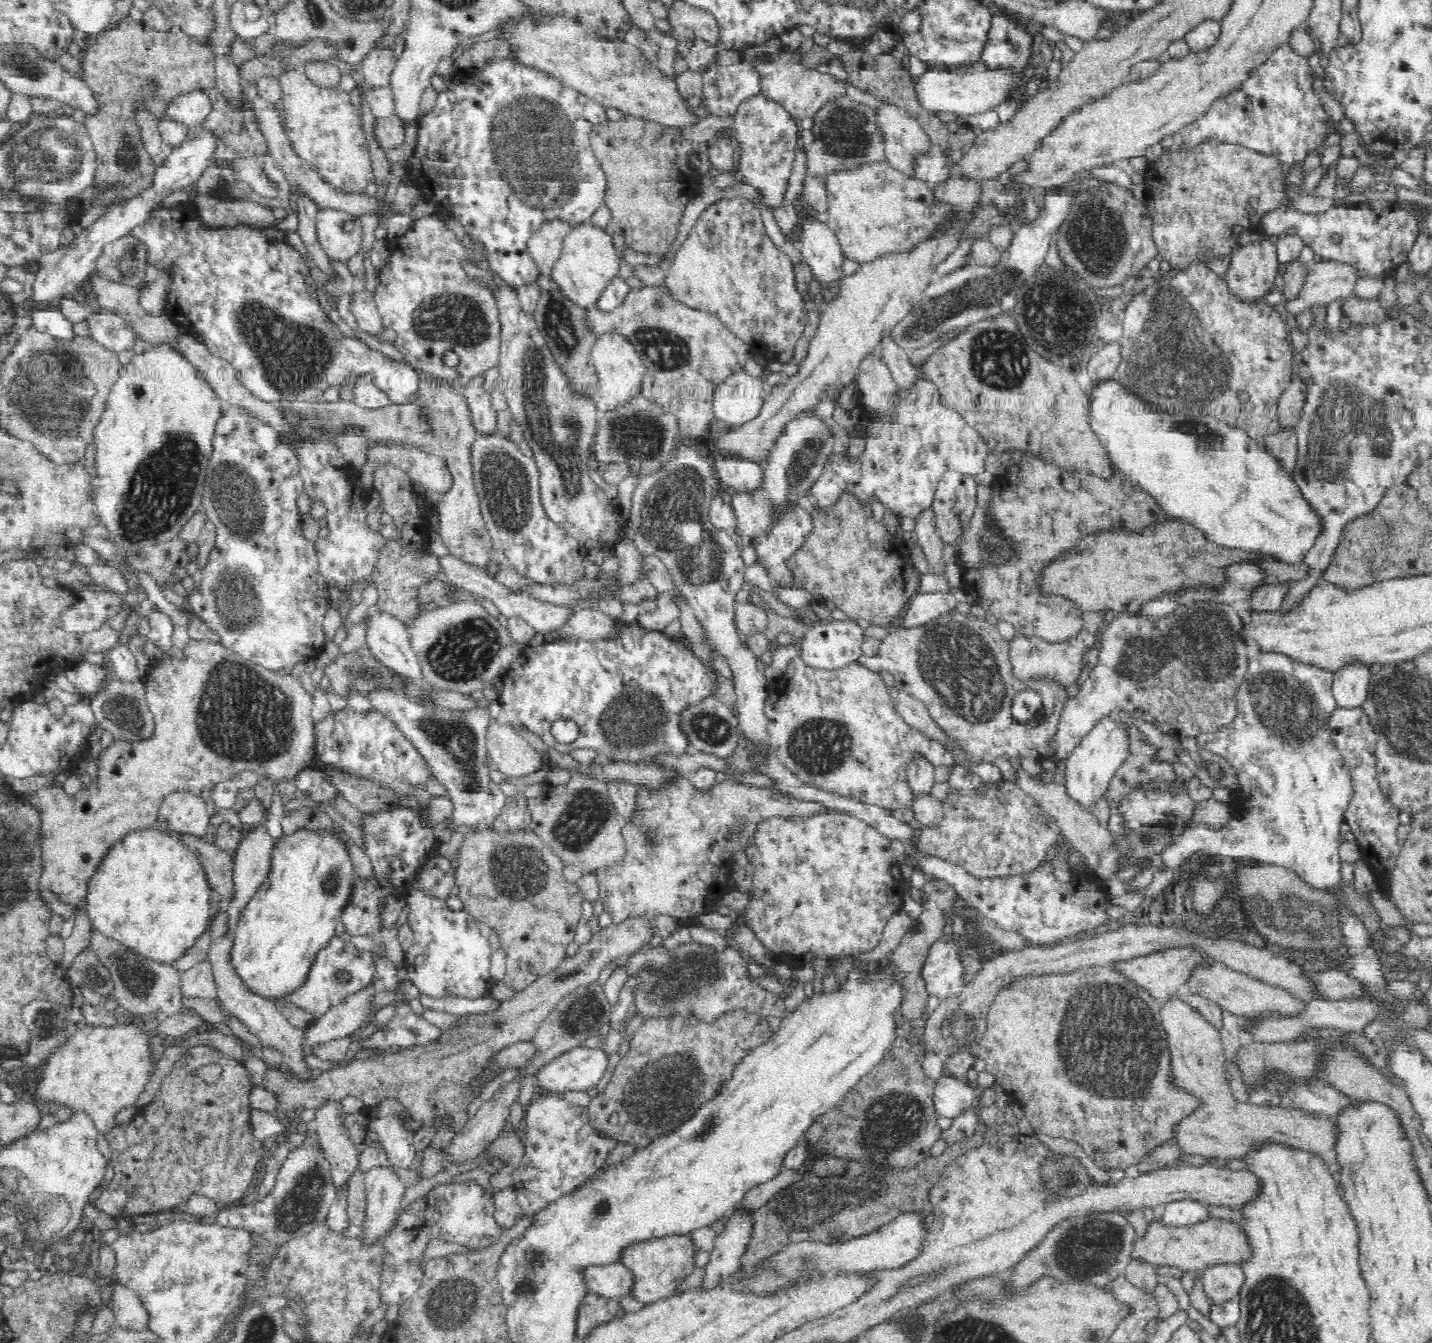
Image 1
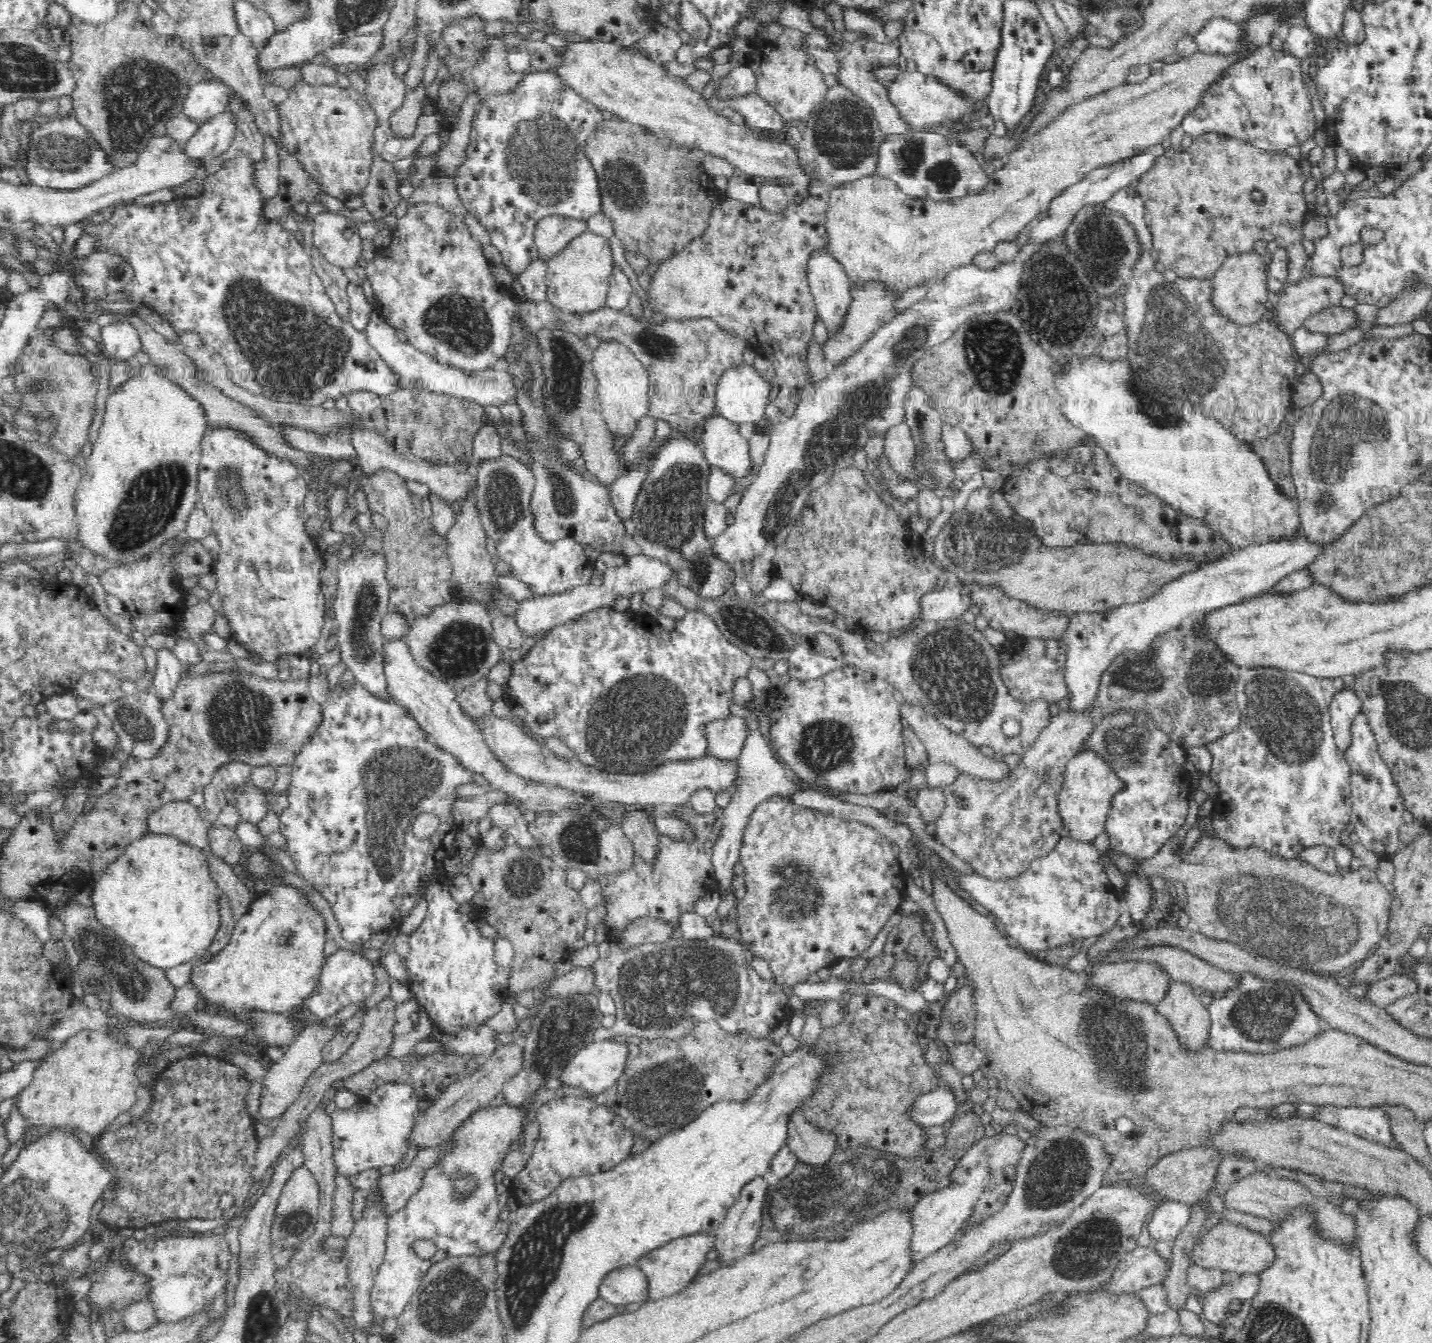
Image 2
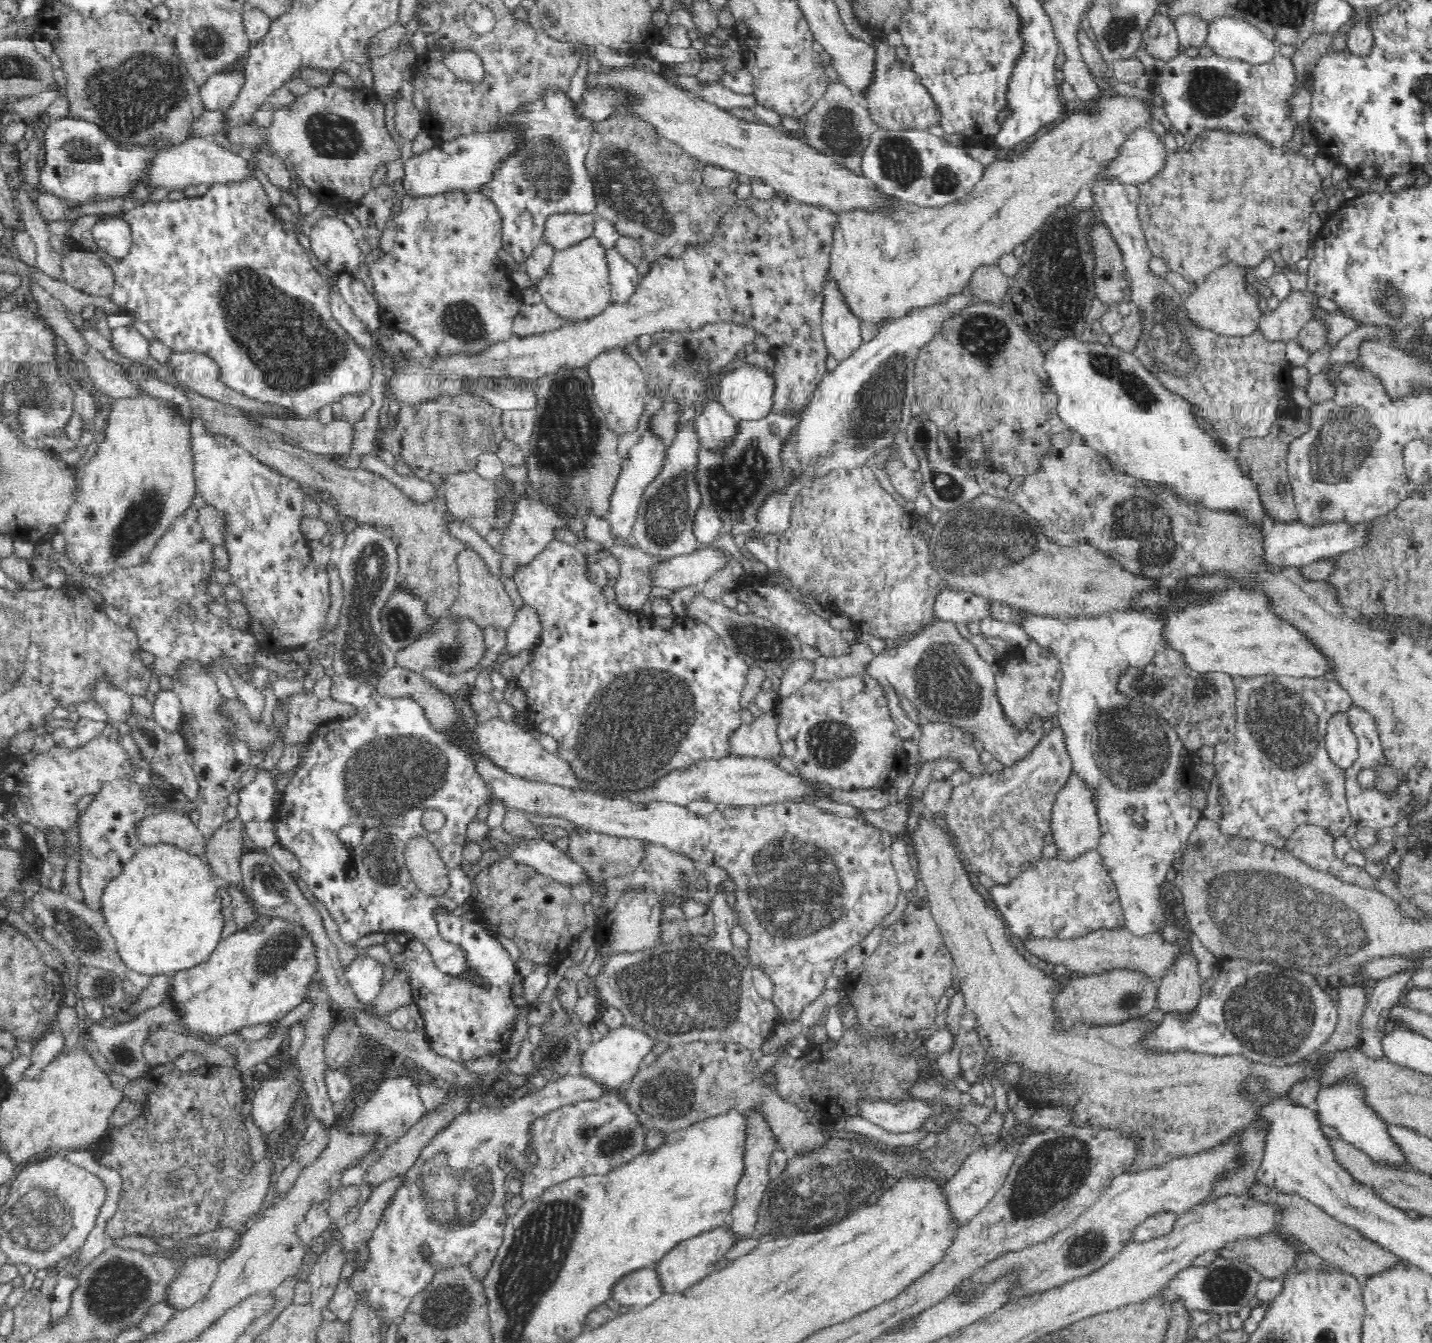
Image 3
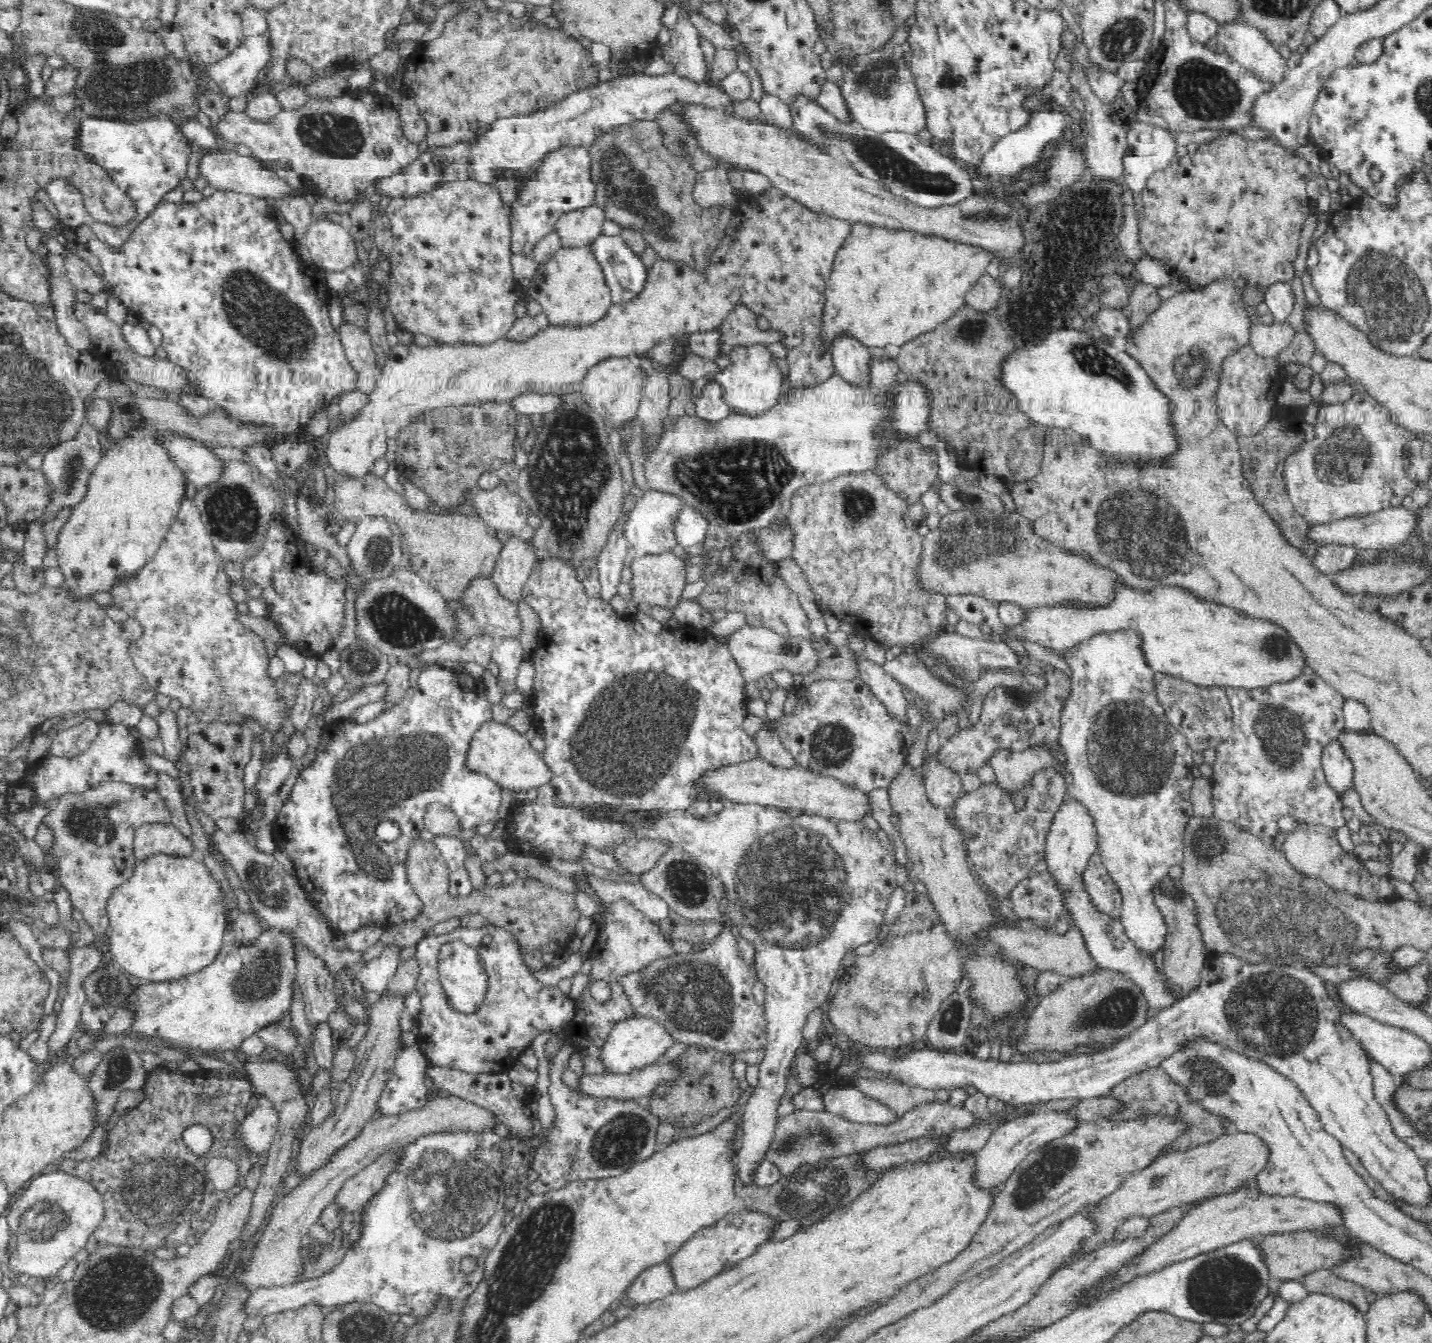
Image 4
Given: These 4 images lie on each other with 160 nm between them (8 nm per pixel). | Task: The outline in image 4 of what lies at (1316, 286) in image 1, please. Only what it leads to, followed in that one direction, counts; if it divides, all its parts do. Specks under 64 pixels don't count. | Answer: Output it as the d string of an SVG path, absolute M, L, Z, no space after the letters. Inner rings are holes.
M1288 319L1275 320L1272 324L1259 321L1250 328L1249 342L1260 356L1278 356L1292 342L1295 334L1296 330Z

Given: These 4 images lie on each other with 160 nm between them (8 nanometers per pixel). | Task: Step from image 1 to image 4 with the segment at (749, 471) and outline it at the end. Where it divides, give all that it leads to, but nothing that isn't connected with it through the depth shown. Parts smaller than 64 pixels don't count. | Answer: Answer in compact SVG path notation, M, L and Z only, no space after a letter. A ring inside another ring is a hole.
M714 380L702 388L700 398L691 406L695 416L704 422L714 424L730 414L729 406L723 401L722 387Z

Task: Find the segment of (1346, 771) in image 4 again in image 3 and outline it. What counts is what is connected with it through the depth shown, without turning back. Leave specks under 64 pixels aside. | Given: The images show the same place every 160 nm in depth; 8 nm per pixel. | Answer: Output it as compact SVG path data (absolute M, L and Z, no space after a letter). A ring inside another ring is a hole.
M1334 712L1326 725L1326 750L1330 753L1334 763L1348 770L1359 755L1358 741L1352 727L1350 727L1349 712Z

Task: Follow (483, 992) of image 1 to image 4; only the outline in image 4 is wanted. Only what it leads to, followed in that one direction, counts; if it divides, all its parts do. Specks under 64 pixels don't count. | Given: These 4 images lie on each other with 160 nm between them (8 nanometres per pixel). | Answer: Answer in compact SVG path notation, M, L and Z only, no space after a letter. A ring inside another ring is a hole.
M492 925L482 928L458 928L454 932L434 936L431 933L424 936L416 946L416 964L418 965L418 980L416 992L420 996L421 1011L417 1016L419 1024L418 1046L425 1057L434 1066L448 1066L458 1068L468 1073L495 1073L508 1071L519 1060L524 1050L531 1046L530 1042L546 1030L558 1031L564 1021L570 1021L576 1013L577 1004L568 996L562 994L558 987L544 985L532 976L530 968L523 961L520 945L516 939L502 929ZM454 940L466 943L468 947L478 951L479 958L490 979L490 989L482 1006L473 1013L465 1013L456 1009L440 982L437 960L442 945Z

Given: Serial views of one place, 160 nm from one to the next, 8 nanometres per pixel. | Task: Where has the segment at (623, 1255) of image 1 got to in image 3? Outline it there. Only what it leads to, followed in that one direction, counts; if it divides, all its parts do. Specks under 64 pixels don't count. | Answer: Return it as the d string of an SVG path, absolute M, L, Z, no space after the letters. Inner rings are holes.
M725 1225L675 1244L674 1248L671 1248L652 1266L659 1278L661 1289L666 1294L672 1294L680 1293L689 1286L695 1285L699 1280L708 1276L714 1270L714 1267L719 1265L718 1260L724 1262L724 1254L737 1242L735 1234Z

